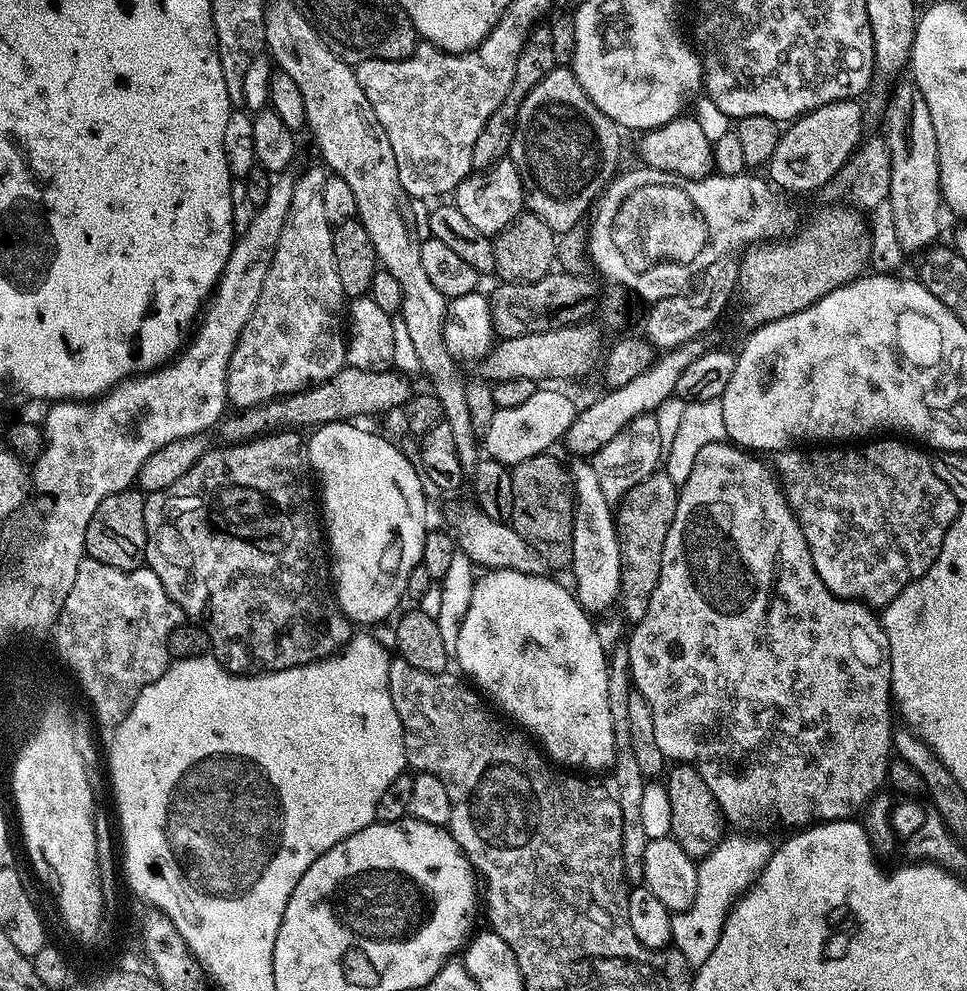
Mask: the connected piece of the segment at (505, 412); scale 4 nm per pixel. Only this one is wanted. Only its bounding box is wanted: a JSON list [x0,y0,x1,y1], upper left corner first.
[482,388,577,464]

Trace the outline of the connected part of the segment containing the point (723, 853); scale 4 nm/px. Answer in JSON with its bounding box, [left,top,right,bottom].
[672,834,773,968]

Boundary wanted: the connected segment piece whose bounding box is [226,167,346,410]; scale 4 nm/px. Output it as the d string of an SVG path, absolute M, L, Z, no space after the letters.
M323 167L320 168L310 168L296 179L294 198L290 200L290 214L286 218L286 226L282 226L282 238L278 238L278 250L274 250L274 262L270 262L270 274L266 274L266 282L262 282L262 294L258 294L258 303L254 305L254 314L250 314L246 326L242 326L238 346L234 346L234 354L230 354L226 374L226 394L229 405L237 404L240 410L255 408L258 404L266 404L270 400L290 396L294 392L303 392L305 388L311 388L314 384L321 384L334 378L334 374L338 374L346 364L346 297L342 290L342 278L338 278L338 262L334 258L334 242L332 241L334 226L326 218L326 210L322 207L322 186L326 186L329 173Z

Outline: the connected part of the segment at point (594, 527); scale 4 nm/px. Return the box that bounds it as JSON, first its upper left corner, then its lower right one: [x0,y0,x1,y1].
[570,458,620,614]

